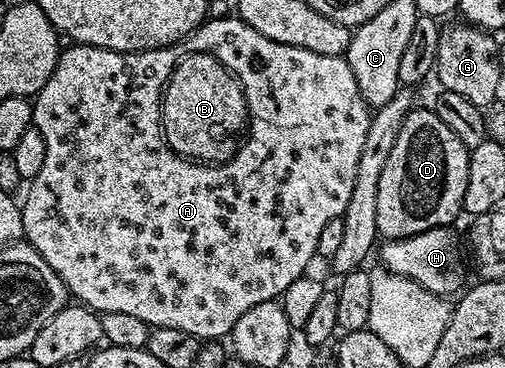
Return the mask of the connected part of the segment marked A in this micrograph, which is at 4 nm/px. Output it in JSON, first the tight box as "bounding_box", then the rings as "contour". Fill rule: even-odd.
{"bounding_box":[20,16,371,340],"contour":[[[236,16],[212,18],[202,22],[184,42],[176,42],[171,47],[172,52],[168,49],[126,52],[84,44],[66,45],[55,64],[55,72],[51,72],[51,80],[47,80],[47,84],[43,84],[41,91],[32,99],[33,126],[41,132],[47,144],[47,157],[43,159],[43,168],[39,168],[39,176],[28,183],[25,202],[20,203],[24,241],[30,242],[43,260],[55,268],[66,291],[72,297],[74,294],[80,305],[101,314],[124,312],[127,316],[143,320],[150,328],[179,328],[179,332],[191,332],[191,336],[202,340],[221,340],[224,334],[225,337],[232,335],[239,316],[243,316],[247,308],[280,299],[288,286],[308,271],[305,269],[309,266],[309,257],[312,259],[317,253],[319,232],[323,232],[323,227],[330,220],[341,217],[347,208],[347,200],[351,200],[351,188],[355,188],[355,168],[359,164],[359,152],[363,152],[363,140],[367,136],[371,117],[361,99],[359,84],[355,84],[355,72],[351,72],[349,61],[344,56],[317,56],[315,52],[307,52],[307,48],[267,40],[267,36],[255,32],[251,24]],[[186,51],[215,56],[241,81],[249,109],[247,137],[238,145],[237,153],[226,162],[202,164],[182,158],[167,145],[165,134],[161,131],[161,96],[171,72],[177,67],[178,56]],[[317,70],[323,77],[329,78],[329,82],[317,82]]]}

